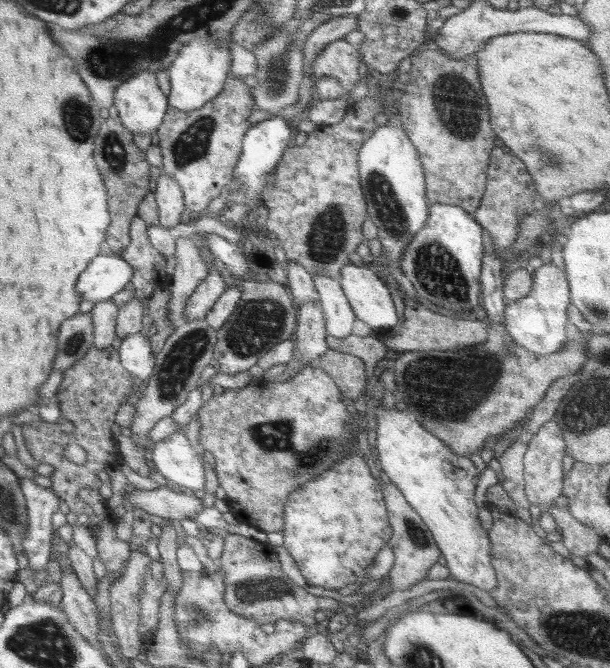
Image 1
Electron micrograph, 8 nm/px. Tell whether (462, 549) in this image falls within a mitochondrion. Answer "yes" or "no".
no

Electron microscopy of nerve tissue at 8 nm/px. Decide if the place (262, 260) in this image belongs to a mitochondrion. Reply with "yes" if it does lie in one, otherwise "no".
no

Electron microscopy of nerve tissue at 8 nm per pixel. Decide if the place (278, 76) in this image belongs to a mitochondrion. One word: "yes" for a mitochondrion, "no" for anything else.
yes

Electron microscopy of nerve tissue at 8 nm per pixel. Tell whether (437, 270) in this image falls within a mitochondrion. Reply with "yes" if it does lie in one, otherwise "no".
yes

